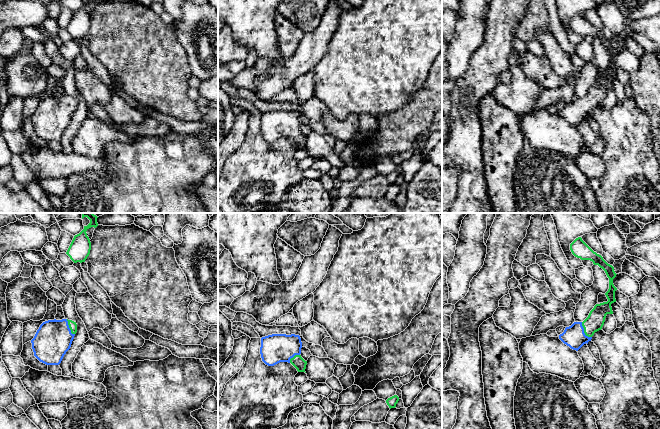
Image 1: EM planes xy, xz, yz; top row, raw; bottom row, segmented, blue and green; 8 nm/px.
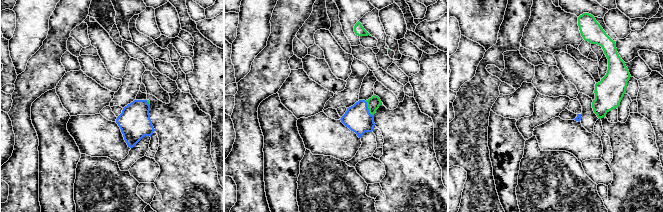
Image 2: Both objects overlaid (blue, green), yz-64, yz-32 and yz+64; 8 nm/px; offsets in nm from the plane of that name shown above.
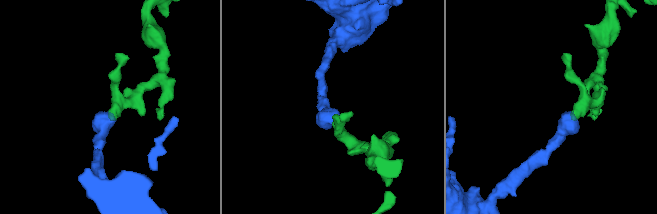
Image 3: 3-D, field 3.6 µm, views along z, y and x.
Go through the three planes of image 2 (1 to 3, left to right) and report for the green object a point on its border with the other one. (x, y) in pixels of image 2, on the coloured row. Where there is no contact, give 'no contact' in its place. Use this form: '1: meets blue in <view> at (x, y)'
1: meets blue in yz-64 at (147, 103)
2: meets blue in yz-32 at (368, 109)
3: no contact

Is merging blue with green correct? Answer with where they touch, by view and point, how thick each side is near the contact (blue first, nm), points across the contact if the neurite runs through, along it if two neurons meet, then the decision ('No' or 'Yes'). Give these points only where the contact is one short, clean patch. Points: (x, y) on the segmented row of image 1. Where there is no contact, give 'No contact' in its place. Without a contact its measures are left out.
Touches blue at yz (583, 331). Thickness 180 nm (blue) against 150 nm. Path across: yz (573, 336), (583, 331), (594, 322). Yes

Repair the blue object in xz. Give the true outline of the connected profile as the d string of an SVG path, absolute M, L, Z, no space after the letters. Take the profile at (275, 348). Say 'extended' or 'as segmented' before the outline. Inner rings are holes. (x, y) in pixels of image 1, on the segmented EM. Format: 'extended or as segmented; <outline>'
extended; M272 334L261 338L260 354L262 361L268 366L288 362L298 372L305 372L307 361L300 355L301 348L299 335Z

